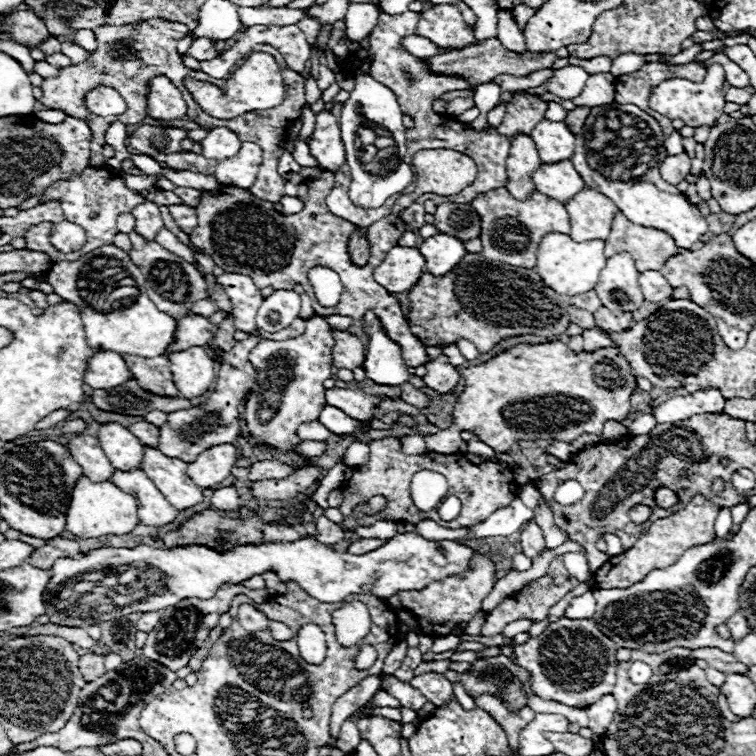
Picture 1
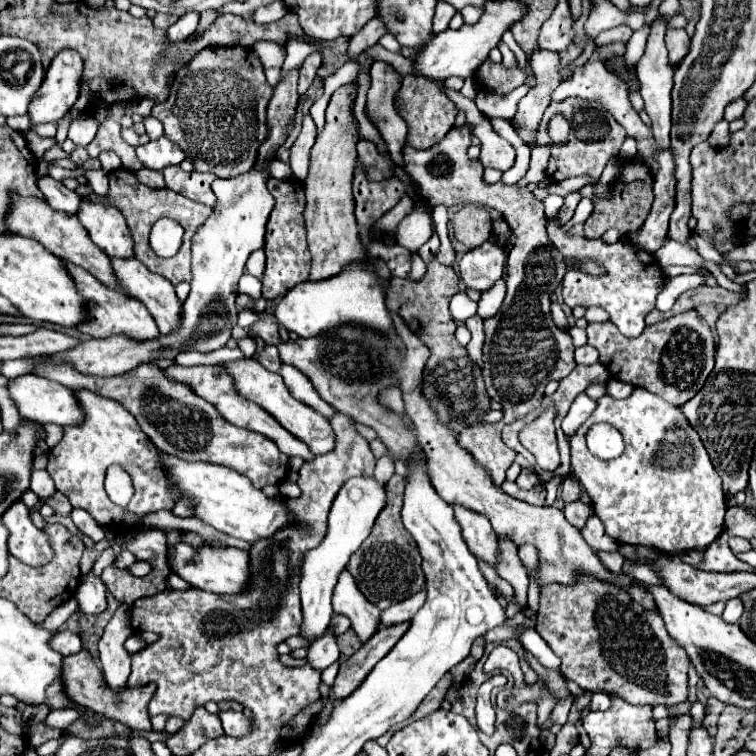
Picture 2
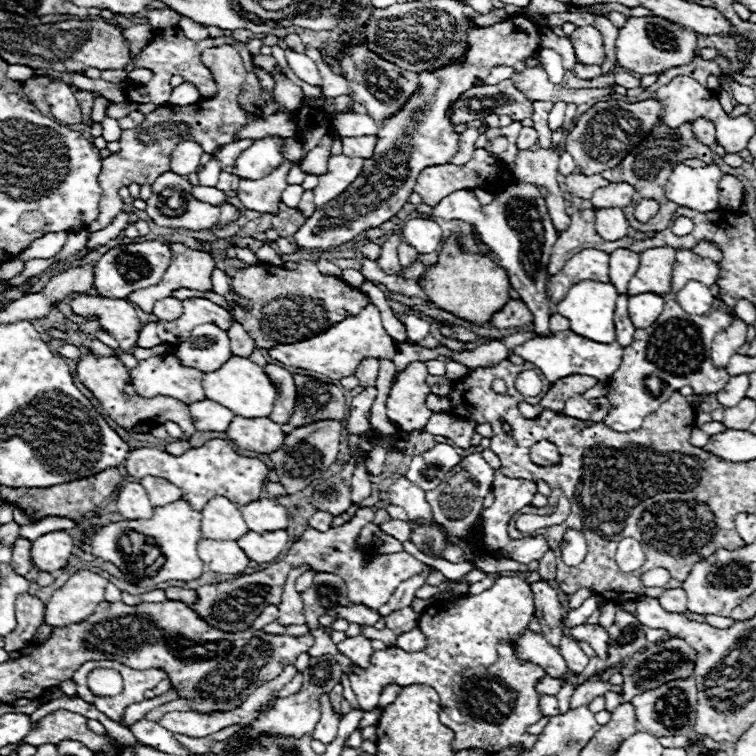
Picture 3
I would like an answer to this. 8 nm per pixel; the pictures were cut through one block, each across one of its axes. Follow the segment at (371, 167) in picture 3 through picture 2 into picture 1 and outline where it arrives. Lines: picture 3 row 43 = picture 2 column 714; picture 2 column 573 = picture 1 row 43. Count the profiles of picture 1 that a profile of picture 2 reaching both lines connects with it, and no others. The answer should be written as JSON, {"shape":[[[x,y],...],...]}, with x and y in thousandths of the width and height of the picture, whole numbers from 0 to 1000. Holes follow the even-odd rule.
{"shape":[[[577,5],[566,16],[558,16],[558,26],[550,42],[553,48],[569,50],[582,63],[614,63],[619,58],[630,58],[627,42],[619,40],[611,29],[611,19],[606,16],[606,11],[593,5]]]}

